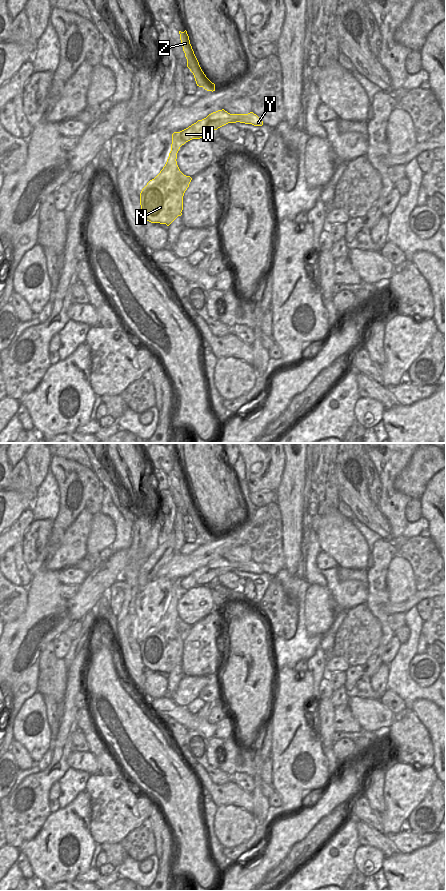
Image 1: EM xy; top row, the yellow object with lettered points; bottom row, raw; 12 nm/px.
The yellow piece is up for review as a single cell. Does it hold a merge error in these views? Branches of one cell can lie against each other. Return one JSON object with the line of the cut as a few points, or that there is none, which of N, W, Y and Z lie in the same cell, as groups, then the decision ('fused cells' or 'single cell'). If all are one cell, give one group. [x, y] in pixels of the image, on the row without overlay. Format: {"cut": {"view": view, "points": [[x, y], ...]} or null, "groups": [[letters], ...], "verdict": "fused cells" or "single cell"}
{"cut": {"view": "xy", "points": [[179, 580], [179, 586], [184, 591]]}, "groups": [["N"], ["W", "Y", "Z"]], "verdict": "fused cells"}

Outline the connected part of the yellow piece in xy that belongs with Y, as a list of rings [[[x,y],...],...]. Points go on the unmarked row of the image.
[[[224,557],[209,562],[206,566],[198,568],[188,576],[180,579],[180,587],[186,591],[192,587],[205,586],[210,583],[213,578],[228,571],[245,571],[254,574],[262,574],[263,569],[253,560],[248,562],[230,562]]]

